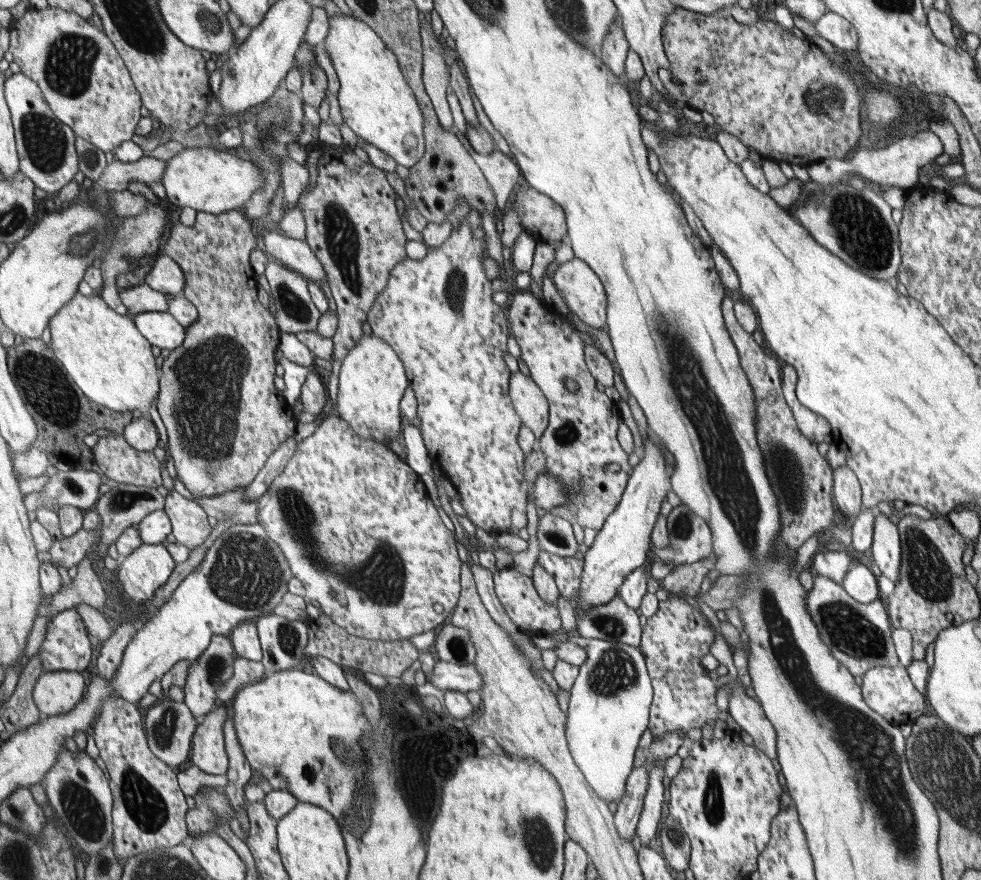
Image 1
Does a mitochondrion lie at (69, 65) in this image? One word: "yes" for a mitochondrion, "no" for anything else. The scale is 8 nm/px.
yes

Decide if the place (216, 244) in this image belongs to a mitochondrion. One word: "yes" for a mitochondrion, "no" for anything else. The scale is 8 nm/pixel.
no

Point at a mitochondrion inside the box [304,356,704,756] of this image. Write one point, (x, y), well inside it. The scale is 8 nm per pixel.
(614, 673)

